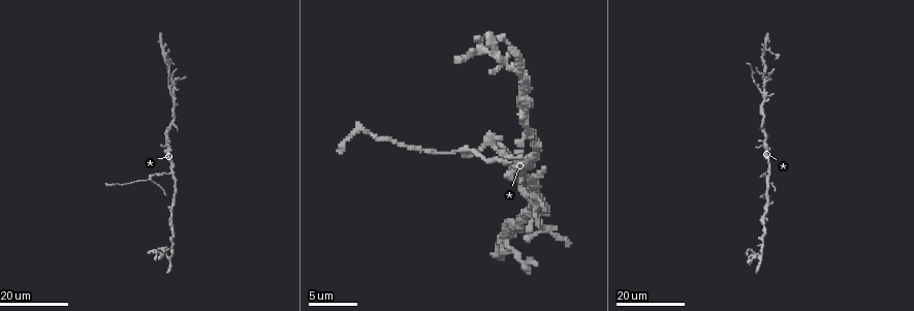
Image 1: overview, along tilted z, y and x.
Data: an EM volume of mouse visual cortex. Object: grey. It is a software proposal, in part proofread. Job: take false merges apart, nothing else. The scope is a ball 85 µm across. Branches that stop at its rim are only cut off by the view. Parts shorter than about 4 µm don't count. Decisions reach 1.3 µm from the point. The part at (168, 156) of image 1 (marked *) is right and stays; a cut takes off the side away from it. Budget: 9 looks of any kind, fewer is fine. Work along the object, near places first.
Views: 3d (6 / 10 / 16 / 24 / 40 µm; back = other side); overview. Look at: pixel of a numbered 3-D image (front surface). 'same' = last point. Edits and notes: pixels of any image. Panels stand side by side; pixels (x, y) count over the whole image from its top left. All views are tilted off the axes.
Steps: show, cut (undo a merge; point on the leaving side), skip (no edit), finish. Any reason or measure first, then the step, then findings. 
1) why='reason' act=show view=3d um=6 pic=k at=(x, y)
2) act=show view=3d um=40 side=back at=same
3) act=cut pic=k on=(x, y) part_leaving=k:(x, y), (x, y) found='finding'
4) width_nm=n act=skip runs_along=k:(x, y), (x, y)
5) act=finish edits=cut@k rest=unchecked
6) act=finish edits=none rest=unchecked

why='four or more arms meet' act=show view=3d um=16 pic=1 at=(767, 170)

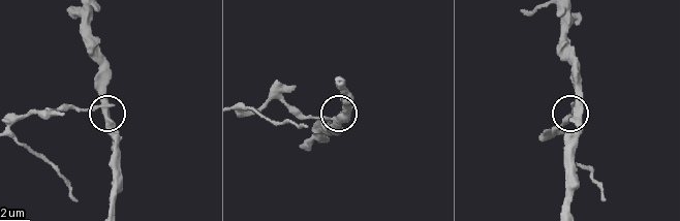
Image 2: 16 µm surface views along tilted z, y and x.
why='zoom in' act=show view=3d um=10 pic=2 at=(97, 106)

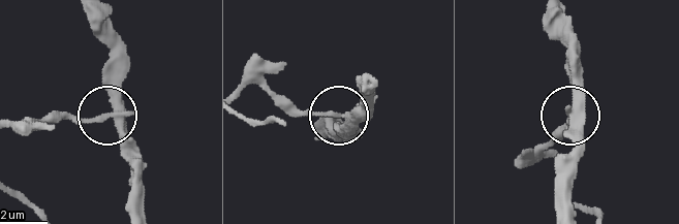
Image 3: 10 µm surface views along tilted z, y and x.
width_nm=340 act=cut pic=3 on=(85, 119) part_leaving=3:(117, 118), (11, 122) found='two neurons meet here'

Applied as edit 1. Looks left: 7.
why='small branch off a trunk' act=show view=3d um=24 pic=1 at=(170, 91)

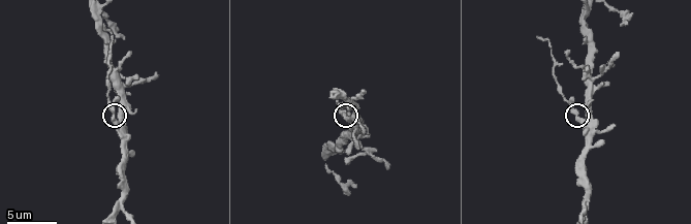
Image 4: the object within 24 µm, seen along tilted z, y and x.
why='zoom in' act=show view=3d um=6 pic=4 at=(582, 122)

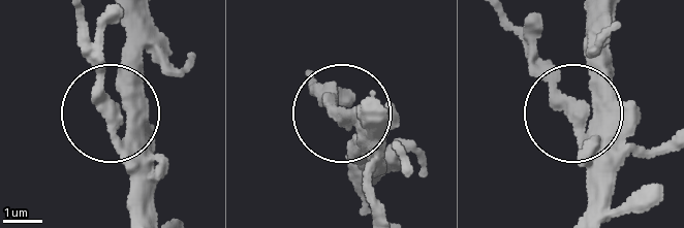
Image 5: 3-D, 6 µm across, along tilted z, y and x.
side_arm_um=12 act=skip runs_along=5:(585, 210), (588, 127), (506, 29) found='continuous, no second neuron'

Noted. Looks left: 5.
why='four-way junction' act=show view=3d um=24 pic=1 at=(768, 49)

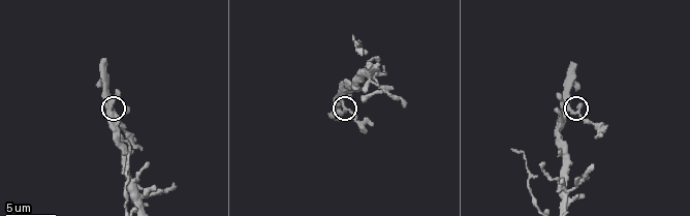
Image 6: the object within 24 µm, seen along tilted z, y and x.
act=show view=3d um=10 pic=6 at=(109, 107)

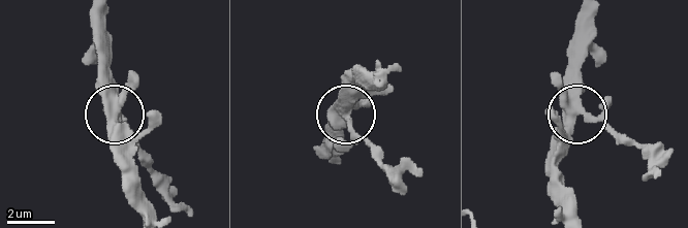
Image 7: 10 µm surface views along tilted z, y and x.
arms=4 act=skip runs_along=7:(149, 210), (138, 191), (133, 139), (116, 116), (110, 43) found='one neuron here'

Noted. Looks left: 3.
why='four or more arms meet' act=show view=3d um=6 pic=6 at=(139, 193)

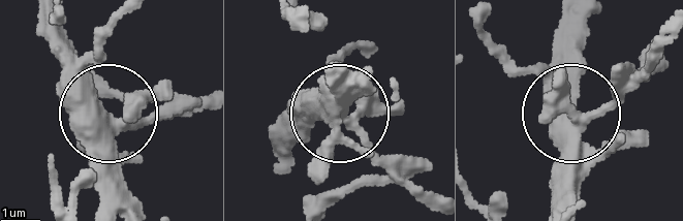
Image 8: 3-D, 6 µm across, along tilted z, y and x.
arms=5 act=skip found='all the same neuron'

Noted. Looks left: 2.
act=finish edits=cut@3 rest=unchecked

